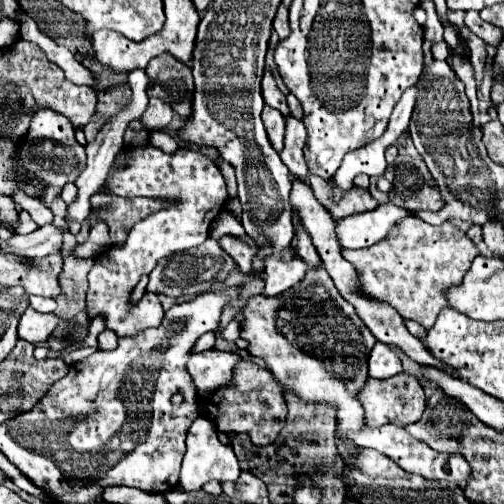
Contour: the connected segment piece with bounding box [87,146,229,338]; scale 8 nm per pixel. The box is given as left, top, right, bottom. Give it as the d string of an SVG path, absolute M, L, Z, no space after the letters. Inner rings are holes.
M145 146L129 150L127 158L127 168L109 174L105 186L109 186L111 192L117 196L161 198L167 201L168 205L165 210L135 224L127 242L123 246L111 246L103 256L95 260L95 266L89 272L89 312L93 316L103 312L107 316L107 328L115 330L119 338L133 336L135 332L139 332L139 328L149 328L163 320L159 296L143 294L137 306L129 308L127 302L131 290L137 286L143 274L149 274L157 266L161 258L167 258L175 252L185 252L207 240L209 224L229 200L221 170L209 156L197 150L181 146L175 156L169 156L155 146Z

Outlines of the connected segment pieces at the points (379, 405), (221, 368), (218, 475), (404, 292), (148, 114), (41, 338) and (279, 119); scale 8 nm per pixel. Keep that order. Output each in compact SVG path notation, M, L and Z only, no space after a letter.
M401 372L393 378L387 378L387 380L369 378L365 388L359 392L359 402L365 408L367 426L373 426L373 428L379 428L379 426L385 426L391 422L399 424L399 426L415 422L415 420L419 420L421 412L425 410L425 394L423 394L419 380L405 372Z
M207 350L193 354L187 362L187 370L191 372L195 386L199 388L199 394L215 392L219 386L231 382L231 370L235 368L239 356L233 352L221 352L221 350Z
M197 418L189 432L187 432L187 452L185 452L185 458L183 458L183 468L181 468L181 478L179 478L179 484L191 492L191 490L199 490L205 482L209 480L217 480L217 482L235 482L239 478L239 462L237 462L237 456L231 448L231 444L223 444L219 438L217 438L217 432L215 432L215 424L211 424L211 420L207 418Z
M411 216L401 220L383 242L361 250L343 250L343 256L359 268L363 292L389 302L403 318L415 320L423 328L435 324L441 308L447 306L445 290L463 280L477 254L473 242L451 222L433 226Z
M151 98L147 110L141 116L141 124L147 132L155 132L155 130L163 130L169 122L173 120L173 110L167 102L159 100L159 98Z
M29 306L19 320L19 338L27 340L31 344L45 342L51 336L55 324L57 324L55 314L43 314Z
M271 106L263 108L263 122L269 134L269 140L273 144L273 148L279 152L283 148L283 136L285 136L285 118L283 114L279 114L277 110L273 110Z

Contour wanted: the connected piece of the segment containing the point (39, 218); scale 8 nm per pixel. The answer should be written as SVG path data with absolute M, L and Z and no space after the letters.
M17 190L13 194L12 199L16 204L21 205L21 207L30 214L32 219L39 227L53 223L53 212L41 204L39 200L26 195L21 190Z

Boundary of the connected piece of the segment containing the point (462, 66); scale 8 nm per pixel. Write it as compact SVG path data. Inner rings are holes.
M457 46L453 52L455 52L455 60L453 60L453 62L455 62L455 74L457 74L457 76L461 78L461 82L465 84L465 94L467 94L469 104L471 104L473 126L479 128L481 124L479 124L479 110L477 110L477 96L475 96L475 78L473 78L473 68L471 68L469 62L465 62L465 60L459 58L461 52L463 52L461 46Z

